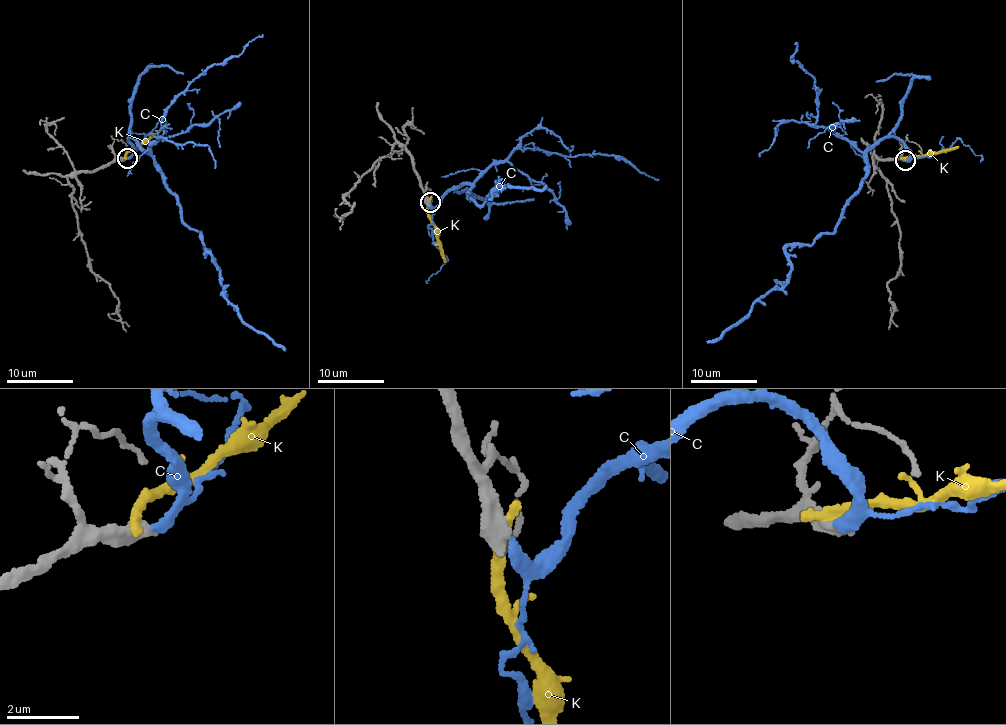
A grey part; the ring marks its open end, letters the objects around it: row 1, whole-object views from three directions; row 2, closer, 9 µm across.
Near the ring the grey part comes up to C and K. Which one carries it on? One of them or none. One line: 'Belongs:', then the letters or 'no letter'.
Belongs: C

